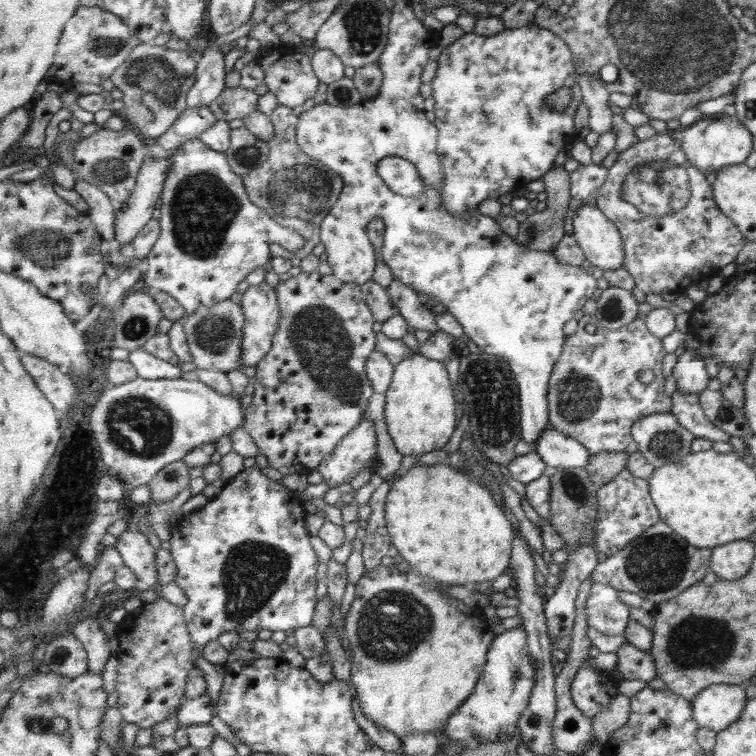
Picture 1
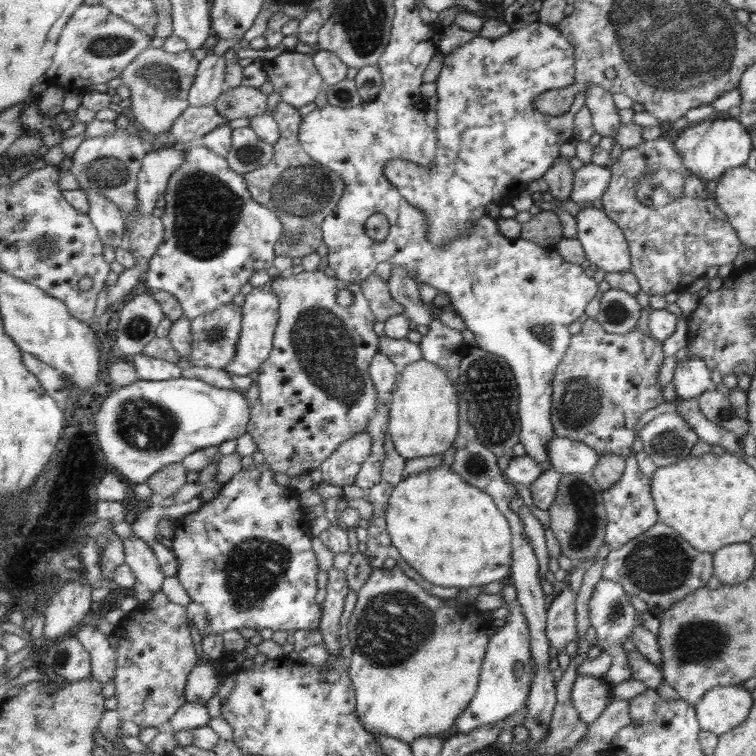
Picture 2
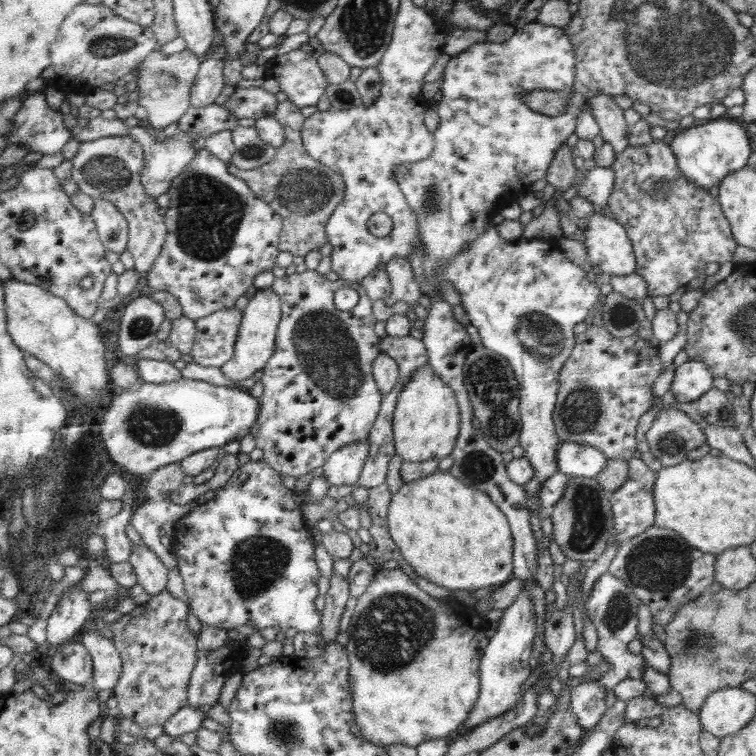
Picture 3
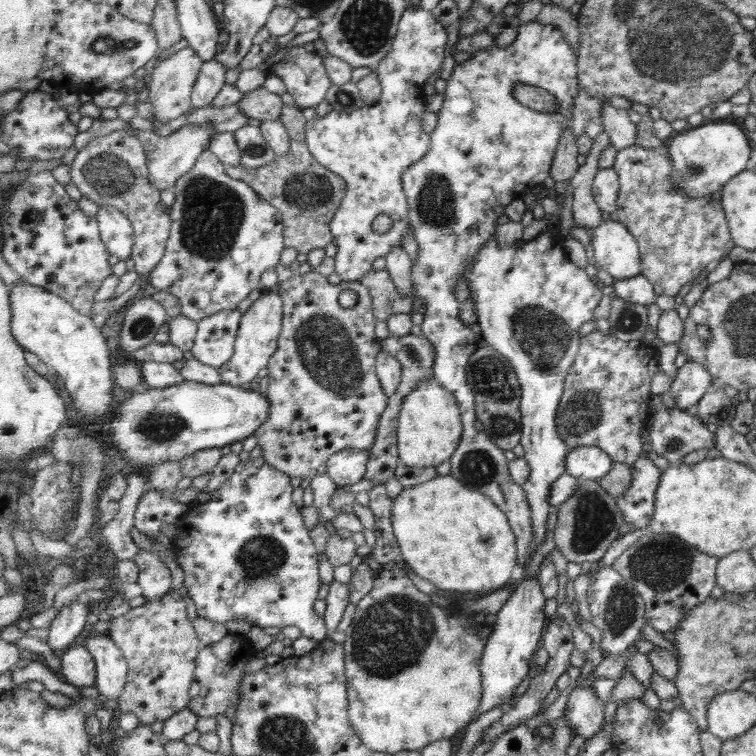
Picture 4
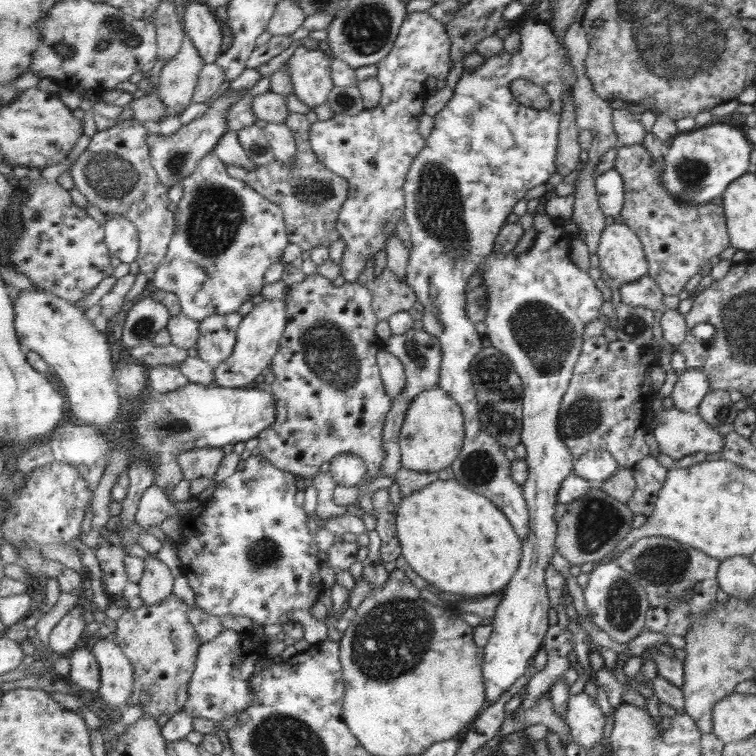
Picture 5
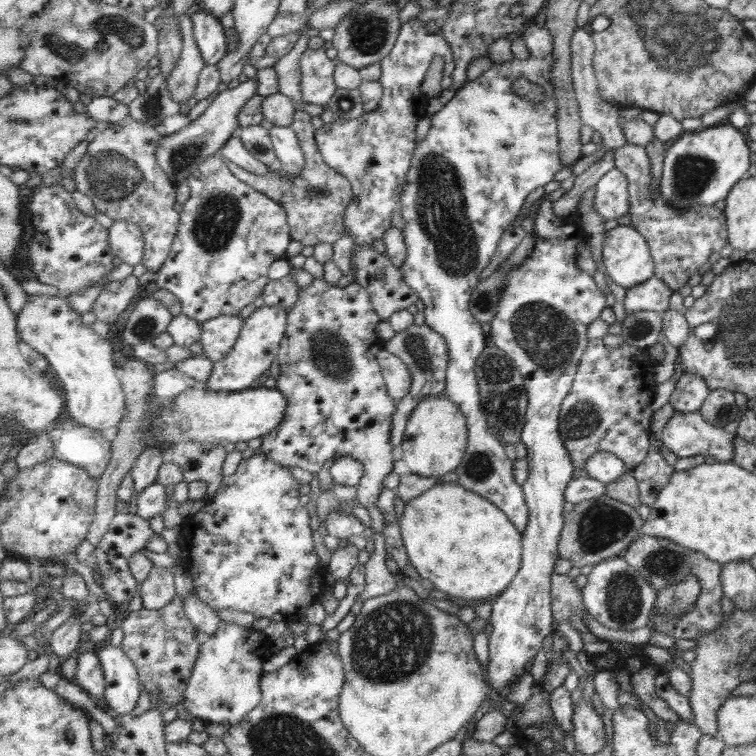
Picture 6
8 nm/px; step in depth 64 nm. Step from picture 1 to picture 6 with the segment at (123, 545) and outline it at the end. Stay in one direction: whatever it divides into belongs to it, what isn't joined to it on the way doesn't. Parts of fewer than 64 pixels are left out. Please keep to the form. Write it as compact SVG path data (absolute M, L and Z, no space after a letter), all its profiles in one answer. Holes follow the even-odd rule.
M155 566L149 574L149 578L141 584L141 600L147 610L161 610L167 608L173 600L177 598L175 594L175 578L173 570Z

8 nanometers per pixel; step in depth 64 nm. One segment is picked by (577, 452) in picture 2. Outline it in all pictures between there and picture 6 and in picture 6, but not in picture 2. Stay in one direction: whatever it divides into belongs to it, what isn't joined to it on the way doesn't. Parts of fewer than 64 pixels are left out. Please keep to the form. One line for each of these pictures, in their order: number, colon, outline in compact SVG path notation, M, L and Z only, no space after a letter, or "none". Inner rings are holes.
3: M559 442L557 464L559 474L577 478L595 478L605 468L607 458L601 450L575 442Z
4: M571 448L565 458L565 464L565 474L575 476L577 480L597 482L609 472L613 460L601 448Z
5: M591 450L573 460L573 474L597 484L607 480L617 470L619 470L619 464L605 450Z
6: M597 452L593 454L583 466L581 470L585 470L585 476L597 480L597 482L603 482L603 484L609 484L613 480L619 480L619 476L623 474L629 474L631 470L625 468L625 464L613 456L611 452Z

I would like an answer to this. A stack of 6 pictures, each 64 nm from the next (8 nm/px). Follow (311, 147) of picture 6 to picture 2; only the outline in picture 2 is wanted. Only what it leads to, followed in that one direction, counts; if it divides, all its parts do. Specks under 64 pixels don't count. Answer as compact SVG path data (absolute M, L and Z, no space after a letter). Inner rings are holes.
M281 100L275 118L279 122L279 130L283 130L283 140L275 146L273 162L263 166L261 170L247 172L245 182L251 188L253 198L259 204L271 208L279 216L279 220L283 220L283 240L275 248L275 254L305 258L309 254L317 254L317 248L325 244L323 224L327 216L335 214L335 210L339 208L339 200L343 200L343 194L347 192L347 182L343 182L337 172L329 170L323 164L317 164L315 158L303 150L303 142L297 138L301 120L295 106Z

